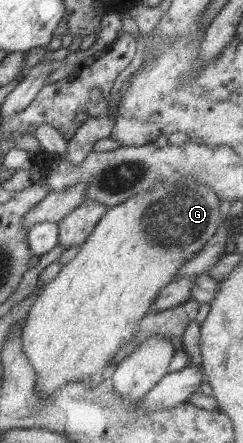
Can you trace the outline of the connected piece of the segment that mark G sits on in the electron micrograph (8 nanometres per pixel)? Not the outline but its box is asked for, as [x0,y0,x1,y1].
[21,175,224,397]

